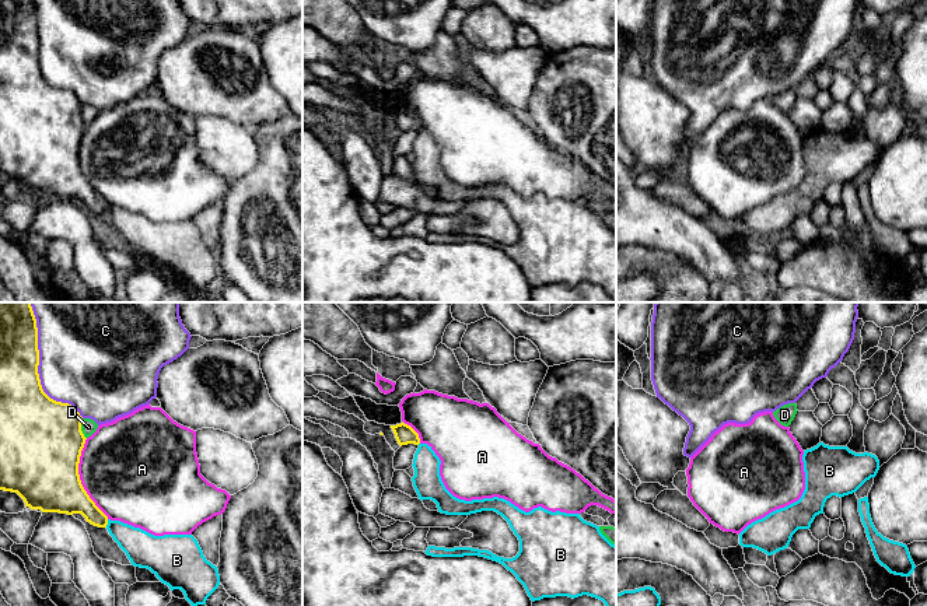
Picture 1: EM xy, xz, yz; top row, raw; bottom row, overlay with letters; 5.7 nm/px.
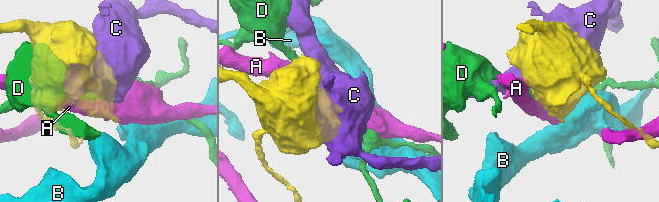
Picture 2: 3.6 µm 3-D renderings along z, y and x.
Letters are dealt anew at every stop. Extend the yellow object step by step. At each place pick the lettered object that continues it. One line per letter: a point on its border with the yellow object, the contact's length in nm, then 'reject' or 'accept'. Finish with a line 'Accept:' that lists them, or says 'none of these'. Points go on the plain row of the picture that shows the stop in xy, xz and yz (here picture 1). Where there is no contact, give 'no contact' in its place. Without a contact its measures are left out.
A: xy (79, 165) | 480 nm | reject
B: xy (107, 210) | 50 nm | reject
C: xy (37, 59) | 650 nm | reject
D: xy (80, 115) | 120 nm | reject
Accept: none of these

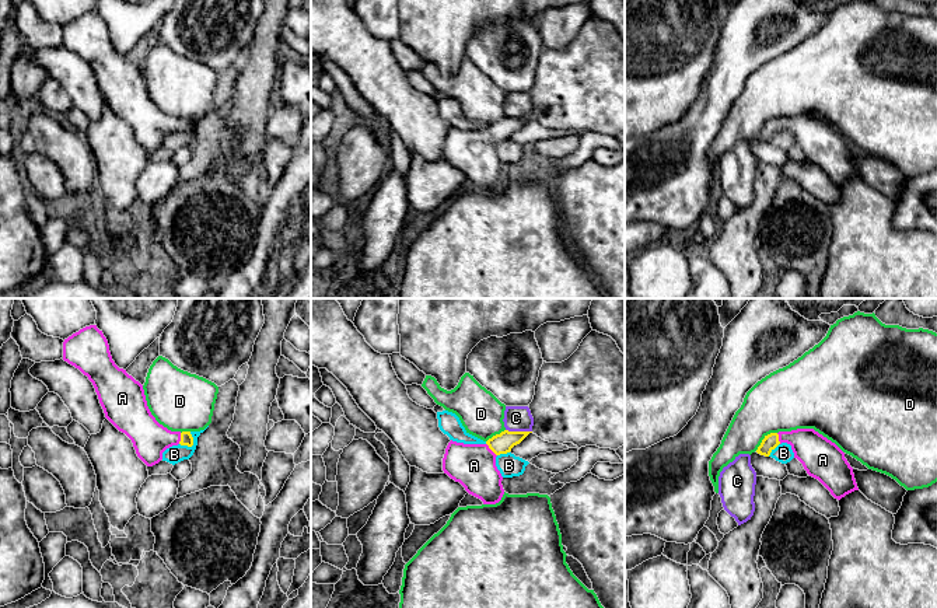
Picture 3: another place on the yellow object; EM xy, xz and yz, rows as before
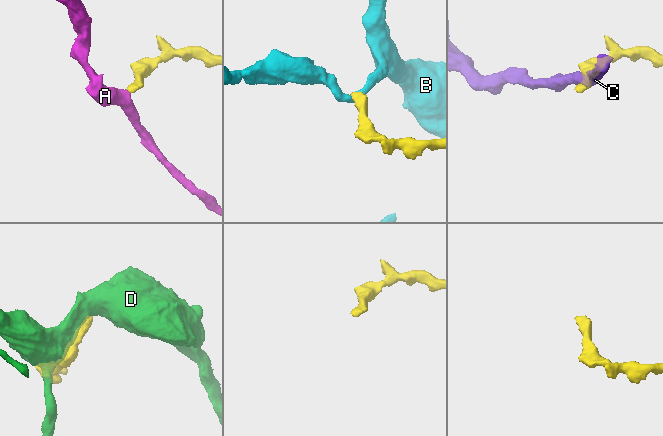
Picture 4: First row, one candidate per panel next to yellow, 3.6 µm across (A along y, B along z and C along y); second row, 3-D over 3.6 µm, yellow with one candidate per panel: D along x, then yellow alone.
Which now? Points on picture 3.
A: xz (490, 135) | 100 nm | accept
B: xy (192, 130) | 110 nm | reject
C: xz (518, 118) | 150 nm | reject
D: yz (764, 125) | 170 nm | reject
Accept: A

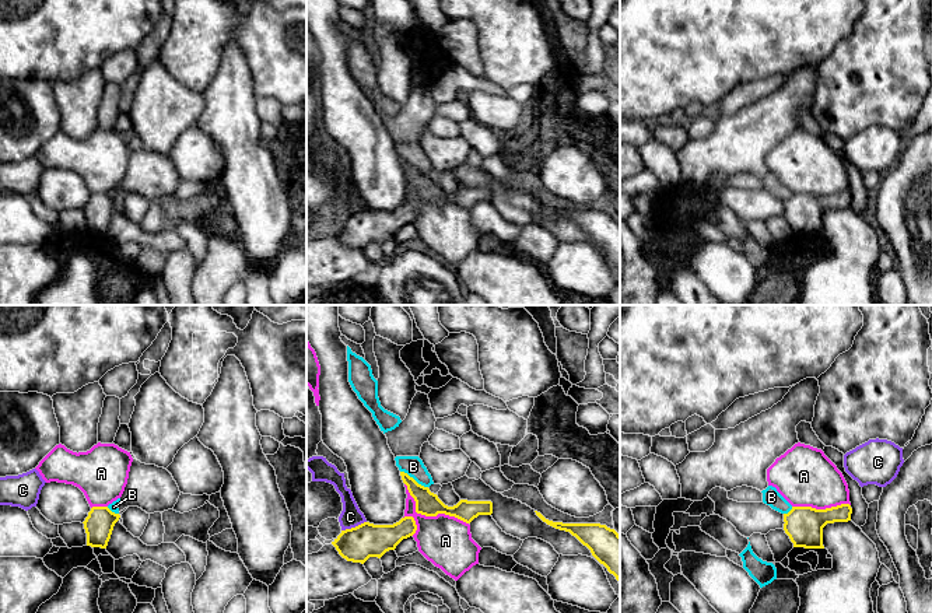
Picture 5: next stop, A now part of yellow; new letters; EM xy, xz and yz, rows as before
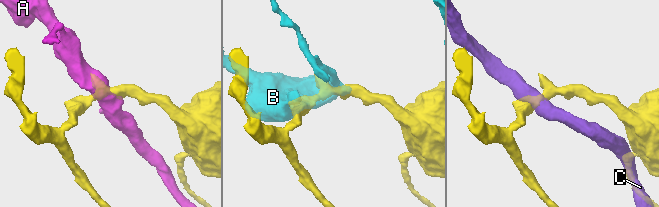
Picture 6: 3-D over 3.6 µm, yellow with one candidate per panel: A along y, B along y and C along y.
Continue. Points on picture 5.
A: xz (428, 202) | 440 nm | reject
B: xz (413, 165) | 190 nm | reject
C: xz (353, 214) | 160 nm | reject
Accept: none of these

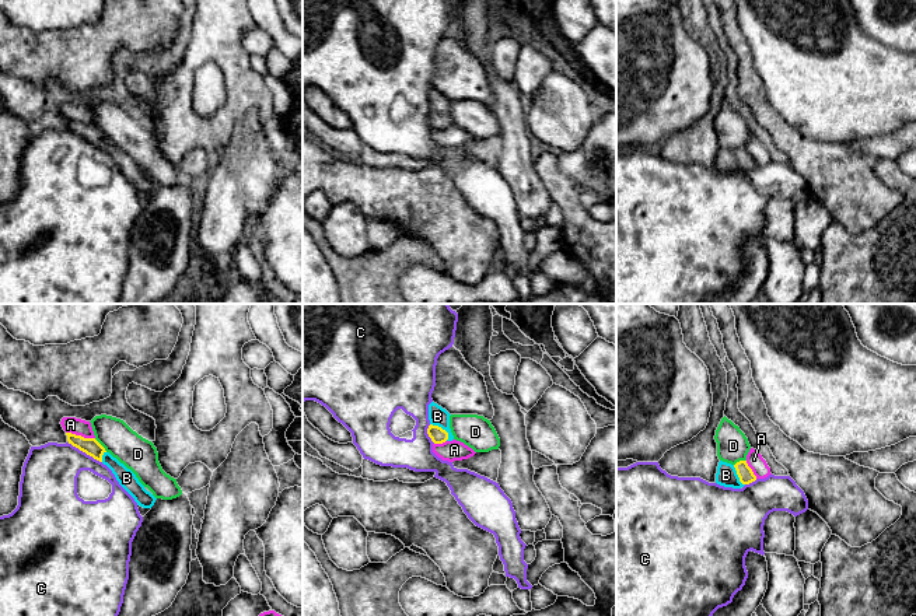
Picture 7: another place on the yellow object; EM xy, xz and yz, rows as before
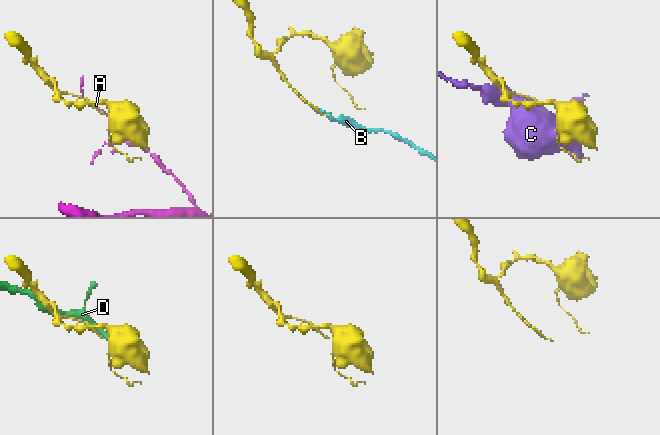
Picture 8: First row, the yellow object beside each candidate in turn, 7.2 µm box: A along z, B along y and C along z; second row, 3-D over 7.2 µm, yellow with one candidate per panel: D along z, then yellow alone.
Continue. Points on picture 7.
A: xy (80, 122) | 170 nm | reject
B: xz (440, 114) | 140 nm | accept
C: xy (84, 137) | 240 nm | reject
D: xy (101, 132) | 110 nm | reject
Accept: B

